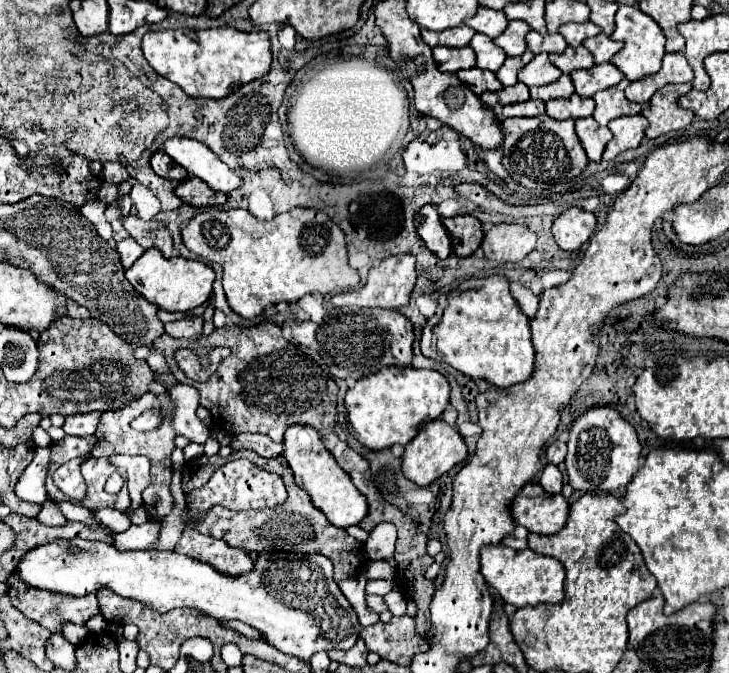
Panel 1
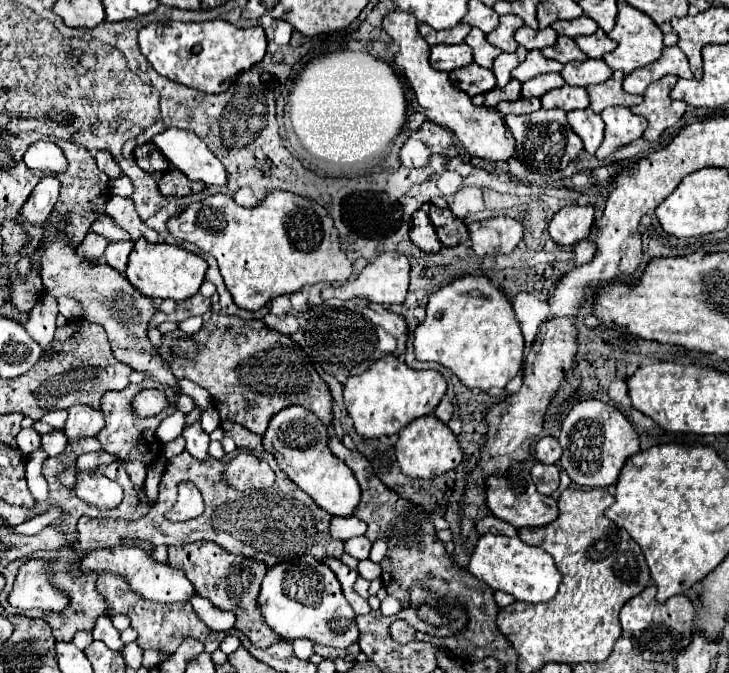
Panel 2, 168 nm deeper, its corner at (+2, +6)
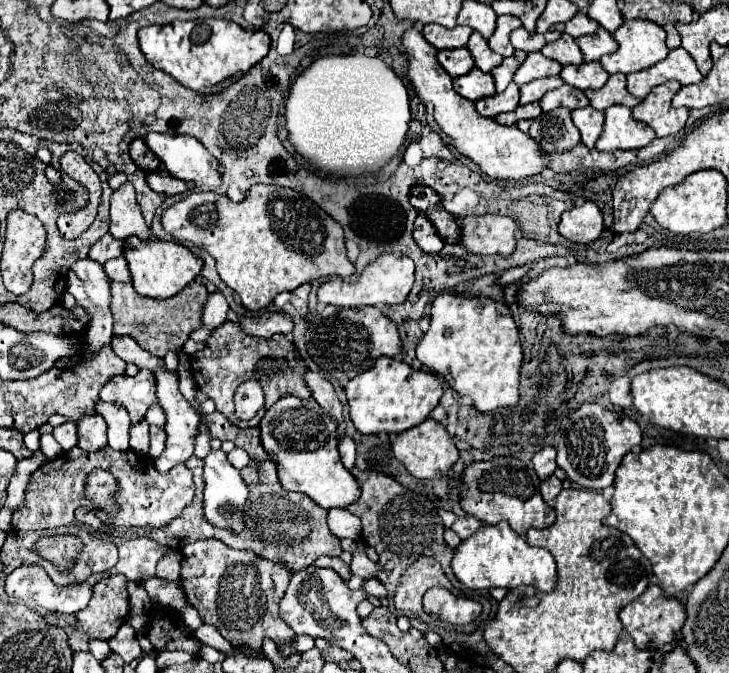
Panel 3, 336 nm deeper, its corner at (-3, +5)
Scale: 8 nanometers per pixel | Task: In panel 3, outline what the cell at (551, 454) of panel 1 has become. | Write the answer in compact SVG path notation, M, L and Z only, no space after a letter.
M544 447L542 451L538 451L532 459L534 463L534 471L540 479L548 479L554 475L556 471L556 449L554 447Z

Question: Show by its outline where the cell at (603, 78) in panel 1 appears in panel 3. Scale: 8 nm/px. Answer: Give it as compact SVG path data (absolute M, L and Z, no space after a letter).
M598 61L582 63L582 65L564 65L560 71L560 77L564 83L586 91L586 89L598 89L606 83L608 73L602 69Z

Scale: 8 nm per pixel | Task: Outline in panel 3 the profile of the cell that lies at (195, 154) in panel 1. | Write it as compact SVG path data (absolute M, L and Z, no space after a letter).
M148 133L144 141L172 177L210 189L220 187L222 179L216 171L218 161L210 157L208 149L204 149L198 139L190 135Z

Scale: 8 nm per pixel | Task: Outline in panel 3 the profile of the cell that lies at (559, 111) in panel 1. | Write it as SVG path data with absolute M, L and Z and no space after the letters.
M562 85L554 91L548 91L542 99L540 99L540 107L544 111L552 111L556 107L566 107L570 111L578 109L578 107L586 107L588 105L588 99L582 91L578 91L576 87L570 87L570 85Z

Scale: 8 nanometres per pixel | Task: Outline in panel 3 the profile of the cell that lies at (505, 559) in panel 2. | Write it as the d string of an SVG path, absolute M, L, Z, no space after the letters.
M500 521L498 525L482 525L482 529L464 539L454 549L452 571L468 589L514 589L518 585L532 585L538 591L548 593L556 587L556 563L550 551L528 545L526 539L514 533L506 521Z

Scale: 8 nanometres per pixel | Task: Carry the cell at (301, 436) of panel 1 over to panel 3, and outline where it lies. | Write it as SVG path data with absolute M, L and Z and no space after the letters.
M286 395L276 401L260 421L260 441L268 459L278 467L280 485L286 491L308 495L324 509L346 507L358 499L358 483L352 473L344 469L338 455L338 423L314 399L300 399Z

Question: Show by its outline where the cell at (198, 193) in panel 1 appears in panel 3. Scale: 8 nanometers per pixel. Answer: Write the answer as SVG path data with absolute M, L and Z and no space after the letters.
M162 167L152 171L152 173L148 173L146 183L148 183L148 187L152 191L164 193L164 195L178 195L178 193L186 191L186 183L170 177L170 173L166 173L166 169L162 169Z

